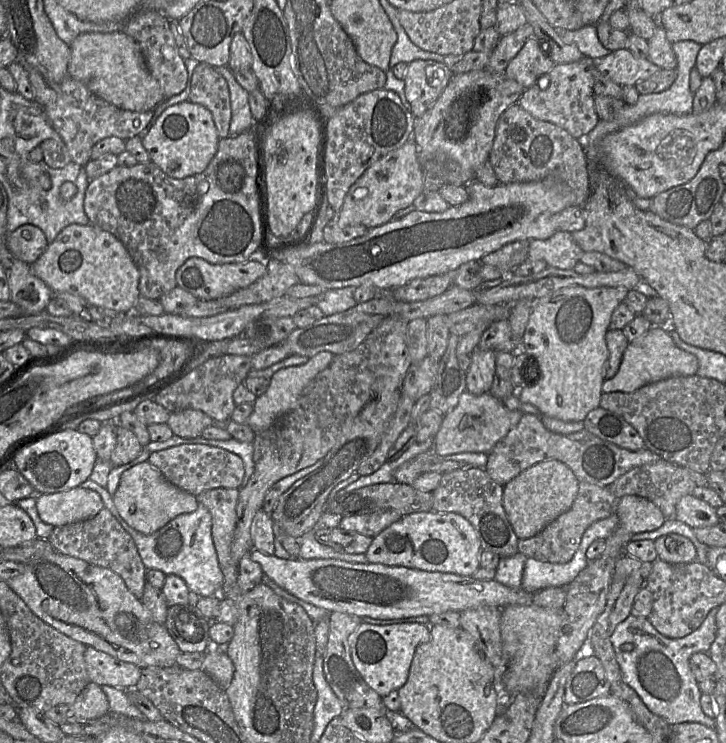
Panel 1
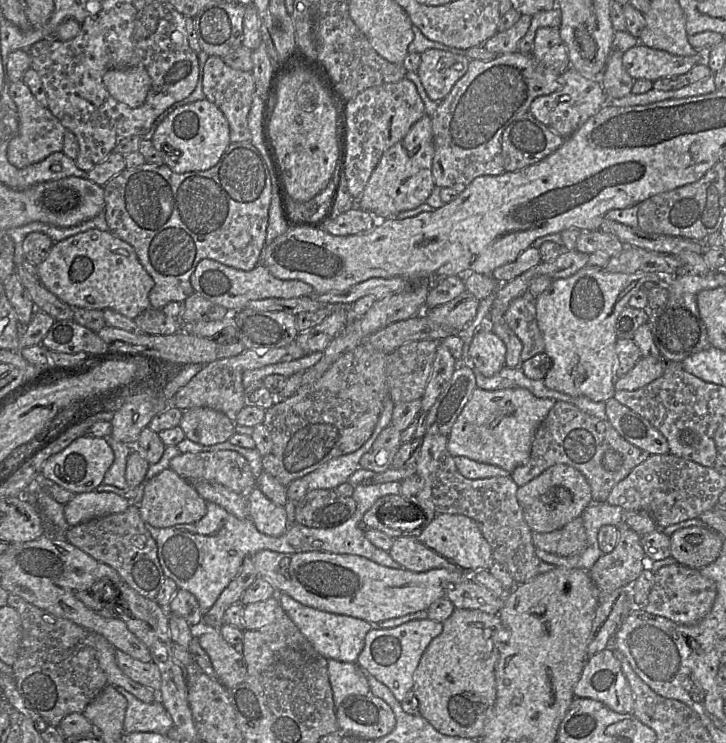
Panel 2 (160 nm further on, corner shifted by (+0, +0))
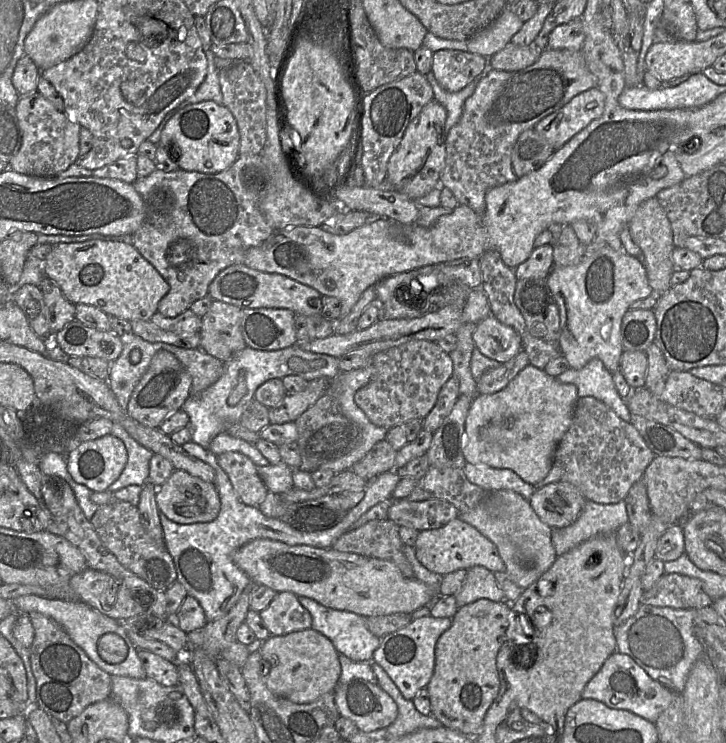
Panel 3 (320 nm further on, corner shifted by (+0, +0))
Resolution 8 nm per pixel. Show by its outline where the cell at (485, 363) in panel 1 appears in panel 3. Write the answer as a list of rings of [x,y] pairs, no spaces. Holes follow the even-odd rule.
[[[492,314],[476,324],[473,342],[480,352],[493,360],[505,363],[522,349],[522,337]]]

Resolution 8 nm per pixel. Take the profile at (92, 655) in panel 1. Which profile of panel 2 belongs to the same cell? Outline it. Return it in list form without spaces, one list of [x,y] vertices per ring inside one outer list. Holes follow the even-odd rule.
[[[119,649],[115,651],[115,658],[117,665],[125,675],[159,693],[162,679],[155,662],[142,662]]]

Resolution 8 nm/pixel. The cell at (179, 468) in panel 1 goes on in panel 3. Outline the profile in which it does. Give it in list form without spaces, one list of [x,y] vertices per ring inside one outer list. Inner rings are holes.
[[[224,452],[217,455],[217,461],[227,473],[241,502],[258,507],[265,500],[269,490],[248,456],[240,452]]]

